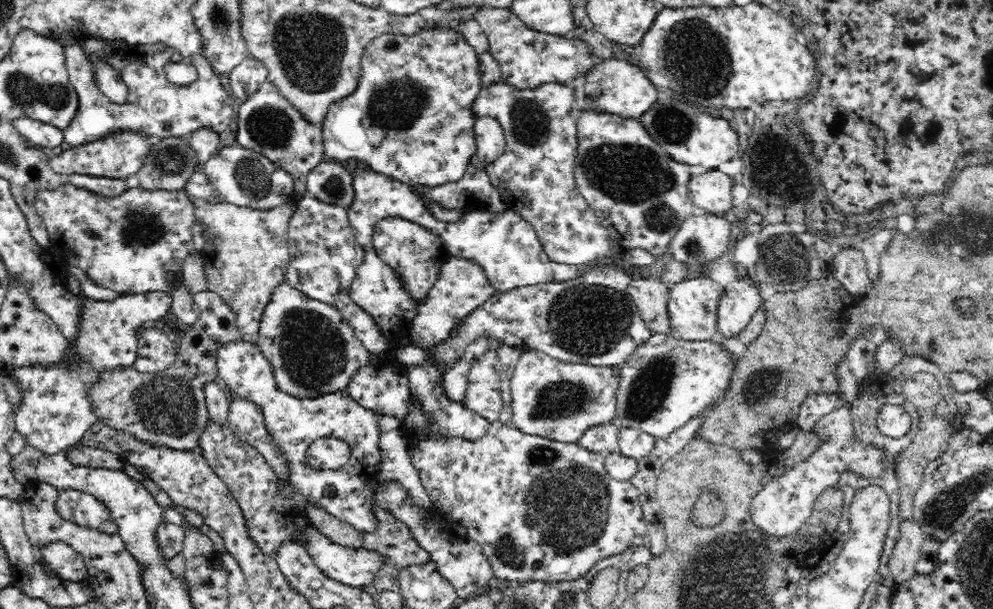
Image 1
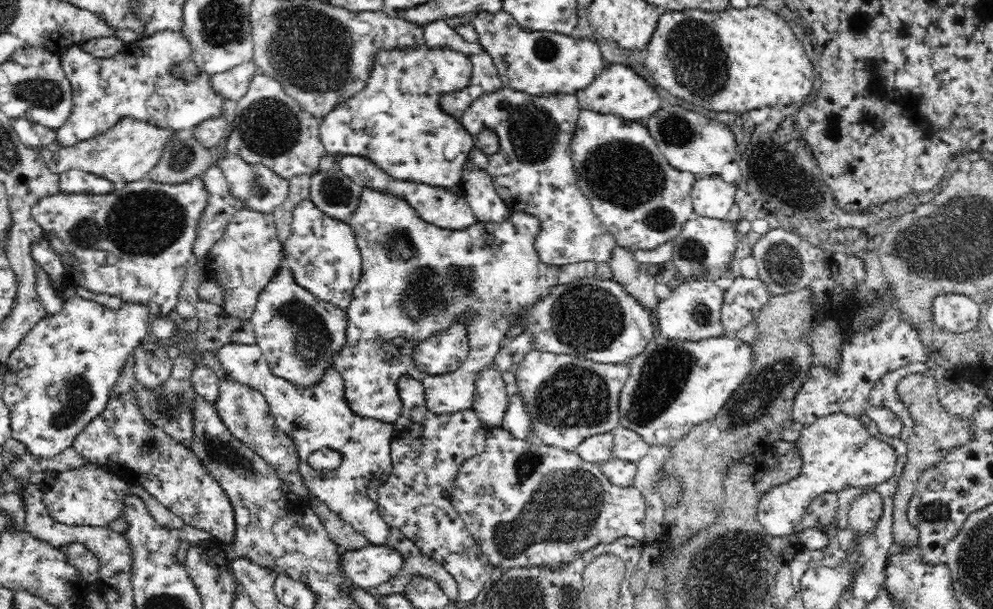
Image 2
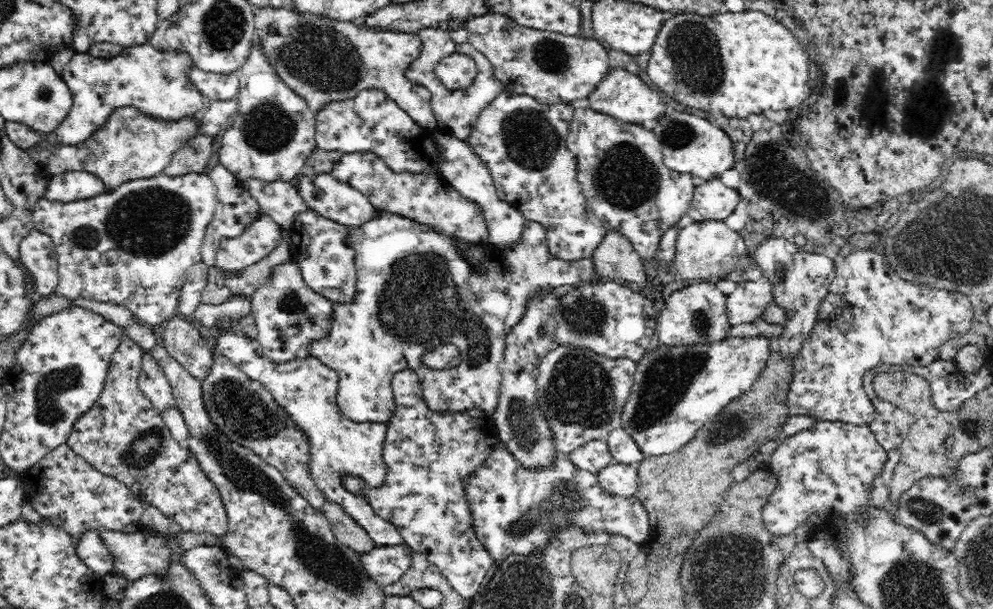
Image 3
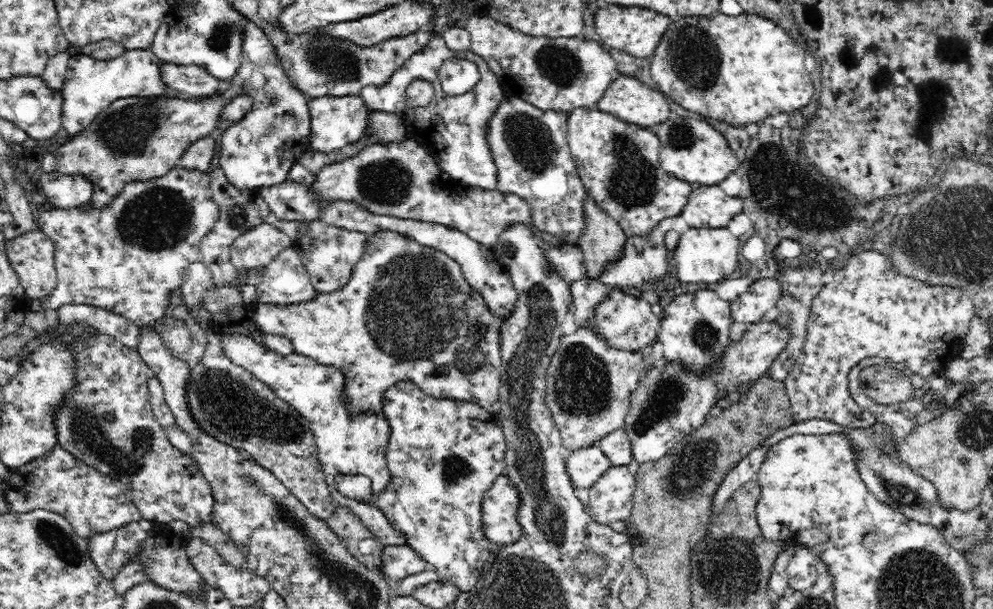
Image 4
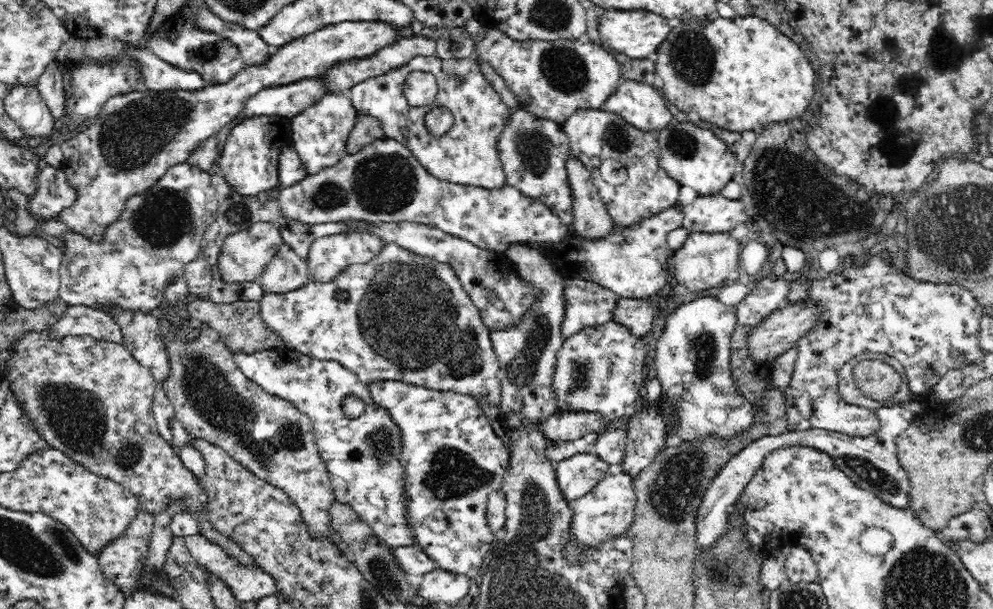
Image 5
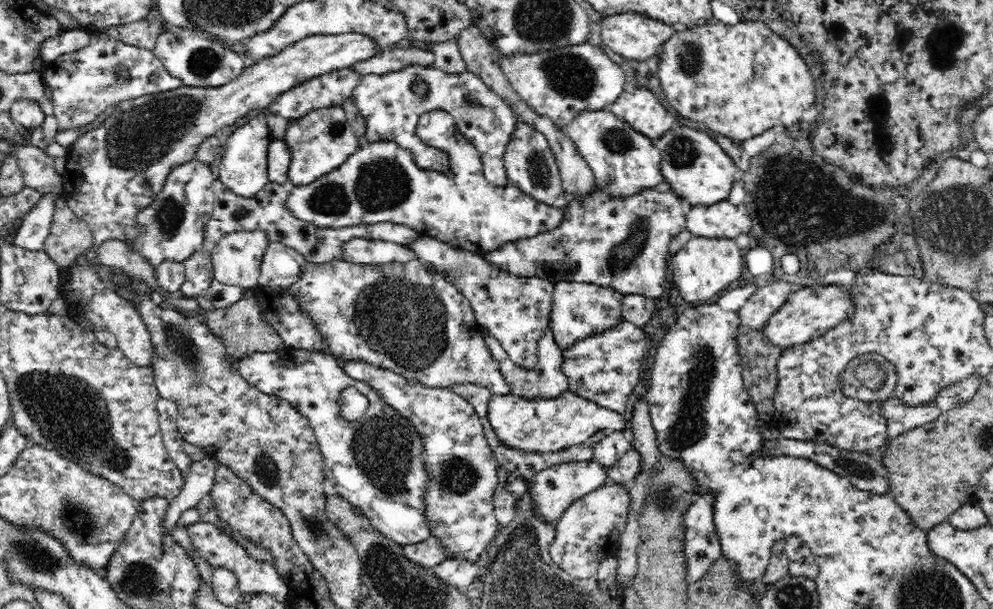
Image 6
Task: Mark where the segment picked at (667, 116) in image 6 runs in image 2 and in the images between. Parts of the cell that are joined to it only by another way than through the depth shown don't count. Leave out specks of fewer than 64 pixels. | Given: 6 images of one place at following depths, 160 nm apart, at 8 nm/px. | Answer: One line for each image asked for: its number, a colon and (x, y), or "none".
2: (617, 90)
3: (620, 94)
4: (628, 99)
5: (639, 104)

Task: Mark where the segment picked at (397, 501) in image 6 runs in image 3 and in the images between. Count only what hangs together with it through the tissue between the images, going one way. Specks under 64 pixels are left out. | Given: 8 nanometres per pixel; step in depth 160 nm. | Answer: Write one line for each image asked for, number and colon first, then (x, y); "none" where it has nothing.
3: (306, 390)
4: (350, 445)
5: (362, 454)

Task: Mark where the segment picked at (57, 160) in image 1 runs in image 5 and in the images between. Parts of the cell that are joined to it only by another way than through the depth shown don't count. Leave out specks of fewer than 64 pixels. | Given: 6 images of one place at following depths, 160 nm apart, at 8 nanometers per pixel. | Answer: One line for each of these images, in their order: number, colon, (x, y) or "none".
2: (124, 154)
3: (129, 146)
4: (135, 139)
5: (137, 137)

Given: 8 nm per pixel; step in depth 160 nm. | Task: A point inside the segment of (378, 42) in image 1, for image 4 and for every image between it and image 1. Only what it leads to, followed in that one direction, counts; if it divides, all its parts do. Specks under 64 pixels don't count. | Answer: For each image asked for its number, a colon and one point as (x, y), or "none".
2: (397, 121)
3: (373, 122)
4: (336, 121)

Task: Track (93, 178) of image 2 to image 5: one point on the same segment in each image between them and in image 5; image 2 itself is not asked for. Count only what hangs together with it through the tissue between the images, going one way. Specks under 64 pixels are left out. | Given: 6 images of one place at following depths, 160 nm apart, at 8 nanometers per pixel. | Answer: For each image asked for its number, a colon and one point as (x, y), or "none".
3: (74, 185)
4: (61, 190)
5: (54, 193)

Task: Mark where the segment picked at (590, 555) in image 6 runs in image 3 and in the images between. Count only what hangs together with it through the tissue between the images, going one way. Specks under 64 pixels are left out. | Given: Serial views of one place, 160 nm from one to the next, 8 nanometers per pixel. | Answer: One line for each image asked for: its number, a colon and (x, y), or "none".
3: (620, 478)
4: (610, 498)
5: (608, 510)

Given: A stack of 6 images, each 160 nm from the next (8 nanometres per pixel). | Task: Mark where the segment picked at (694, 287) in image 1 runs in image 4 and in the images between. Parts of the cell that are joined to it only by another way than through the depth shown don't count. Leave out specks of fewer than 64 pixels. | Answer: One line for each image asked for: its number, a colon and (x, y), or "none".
2: (692, 311)
3: (695, 313)
4: (695, 327)

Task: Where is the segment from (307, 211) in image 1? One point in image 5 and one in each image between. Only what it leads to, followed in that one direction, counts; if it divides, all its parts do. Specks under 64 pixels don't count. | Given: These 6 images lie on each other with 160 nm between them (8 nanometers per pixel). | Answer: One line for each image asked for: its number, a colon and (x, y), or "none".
2: (322, 253)
3: (318, 246)
4: (329, 253)
5: (329, 255)

